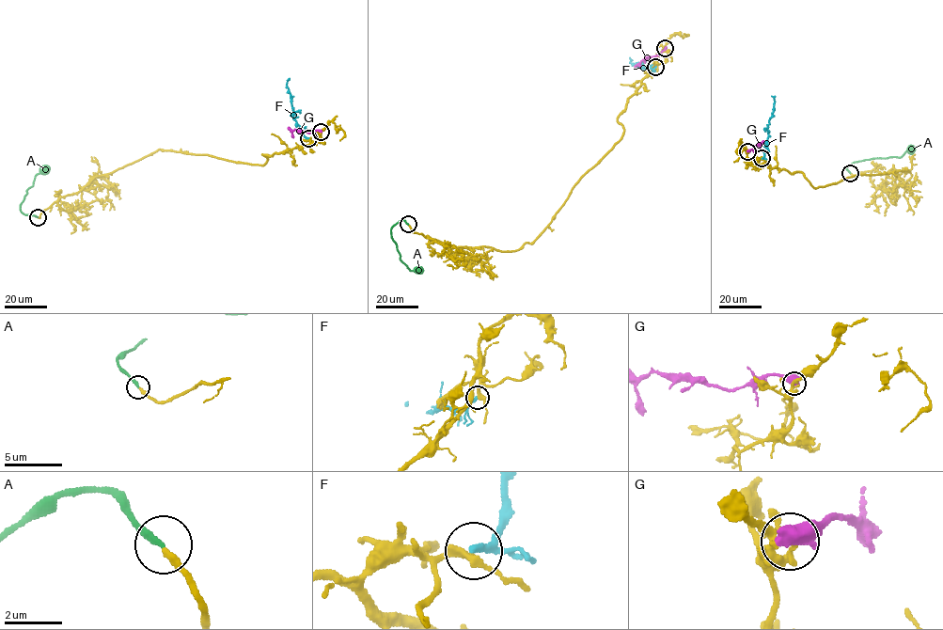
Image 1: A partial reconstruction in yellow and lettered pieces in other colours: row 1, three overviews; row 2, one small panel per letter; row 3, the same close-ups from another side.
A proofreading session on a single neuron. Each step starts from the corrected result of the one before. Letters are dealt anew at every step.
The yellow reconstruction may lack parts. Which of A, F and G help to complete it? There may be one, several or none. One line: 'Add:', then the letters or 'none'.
Add: A

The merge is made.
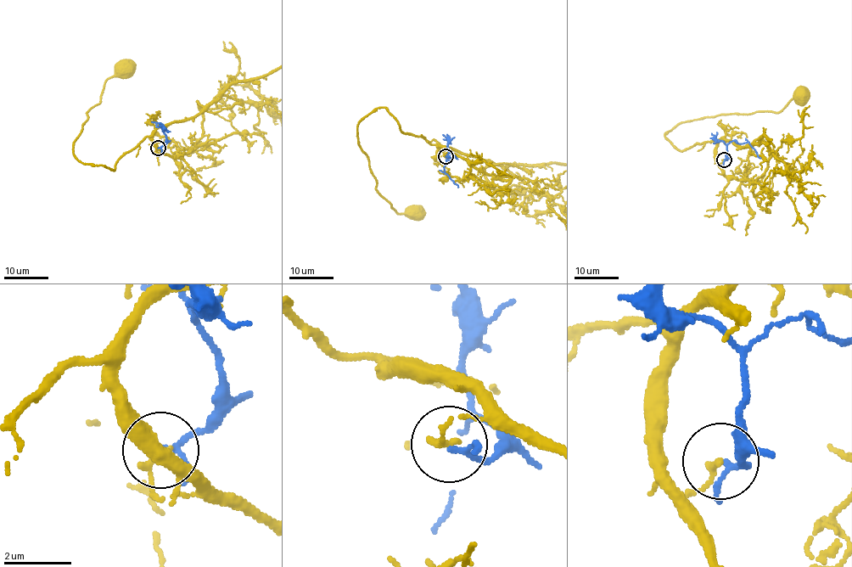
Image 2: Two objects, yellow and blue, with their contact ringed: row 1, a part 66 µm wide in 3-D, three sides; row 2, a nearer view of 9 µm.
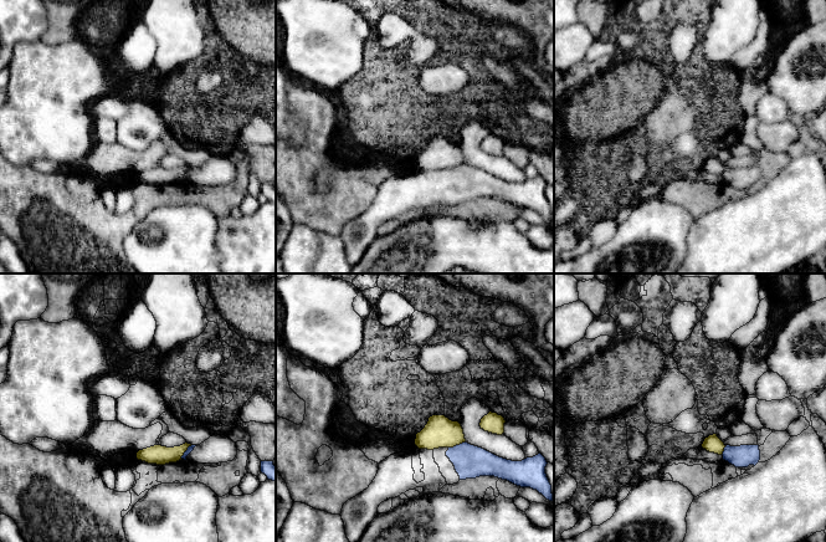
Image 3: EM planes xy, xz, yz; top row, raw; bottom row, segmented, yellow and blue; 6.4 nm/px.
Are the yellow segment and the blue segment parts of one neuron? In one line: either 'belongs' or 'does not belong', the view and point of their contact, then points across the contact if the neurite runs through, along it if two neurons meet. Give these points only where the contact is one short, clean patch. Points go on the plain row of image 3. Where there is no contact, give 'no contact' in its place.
does not belong; meets yellow in xz at (456, 165); border along xz (465, 162), (449, 169)

